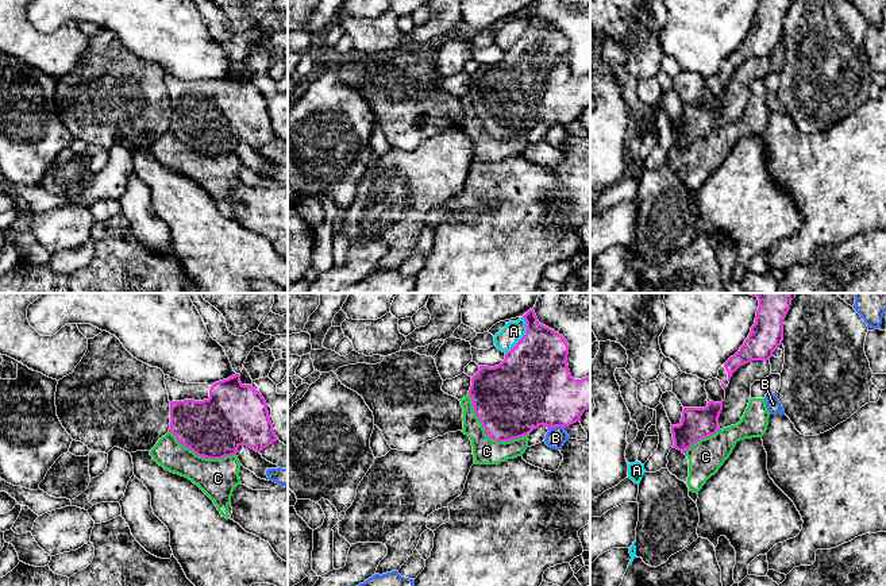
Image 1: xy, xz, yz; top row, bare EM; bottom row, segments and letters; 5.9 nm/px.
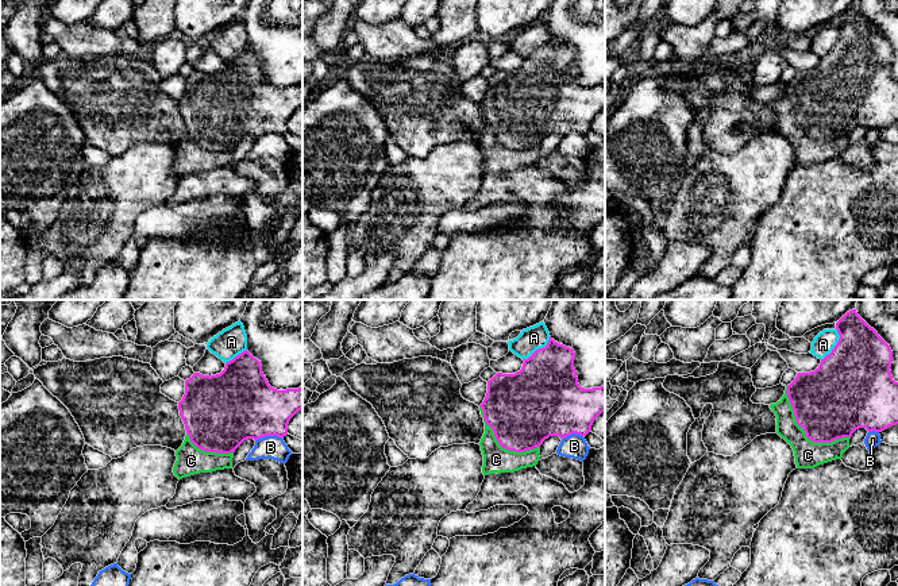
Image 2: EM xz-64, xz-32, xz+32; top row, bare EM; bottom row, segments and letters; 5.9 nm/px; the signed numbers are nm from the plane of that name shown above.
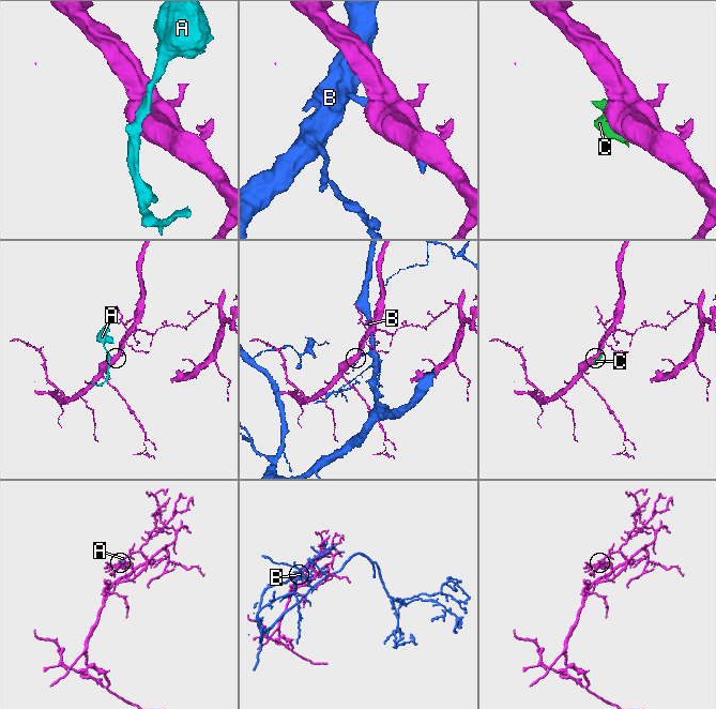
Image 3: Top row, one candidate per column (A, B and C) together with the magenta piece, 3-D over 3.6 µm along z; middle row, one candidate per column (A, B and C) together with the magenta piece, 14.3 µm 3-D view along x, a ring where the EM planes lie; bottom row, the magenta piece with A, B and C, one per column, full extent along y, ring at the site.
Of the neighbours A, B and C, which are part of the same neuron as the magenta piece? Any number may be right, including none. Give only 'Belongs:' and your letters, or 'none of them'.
Belongs: none of them

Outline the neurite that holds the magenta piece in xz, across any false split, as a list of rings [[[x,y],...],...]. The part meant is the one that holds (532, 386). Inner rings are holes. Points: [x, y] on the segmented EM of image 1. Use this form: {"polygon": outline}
{"polygon": [[[533,308],[523,319],[525,335],[494,367],[479,366],[471,377],[469,396],[485,433],[496,442],[523,437],[544,425],[547,429],[579,421],[590,408],[590,377],[574,379],[567,365],[569,344],[554,329],[539,323]]]}

